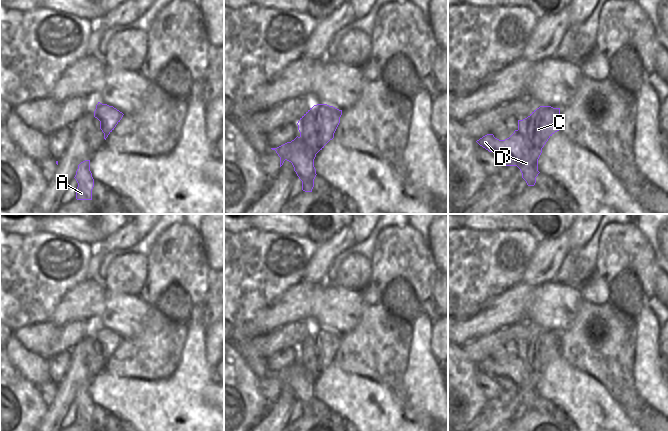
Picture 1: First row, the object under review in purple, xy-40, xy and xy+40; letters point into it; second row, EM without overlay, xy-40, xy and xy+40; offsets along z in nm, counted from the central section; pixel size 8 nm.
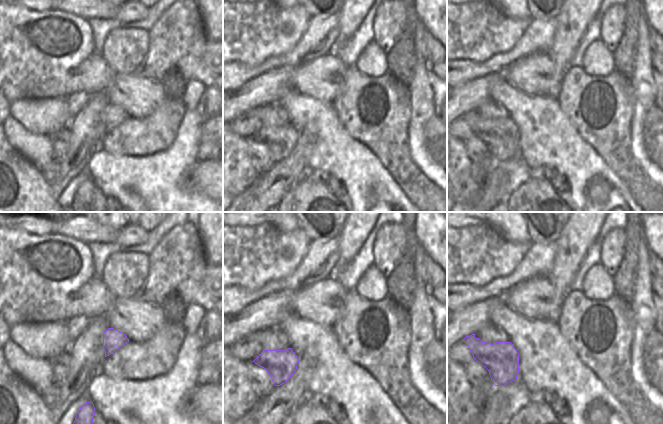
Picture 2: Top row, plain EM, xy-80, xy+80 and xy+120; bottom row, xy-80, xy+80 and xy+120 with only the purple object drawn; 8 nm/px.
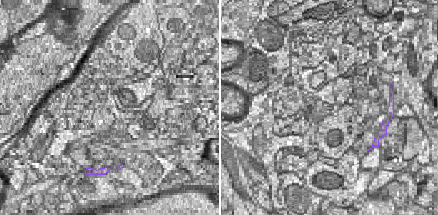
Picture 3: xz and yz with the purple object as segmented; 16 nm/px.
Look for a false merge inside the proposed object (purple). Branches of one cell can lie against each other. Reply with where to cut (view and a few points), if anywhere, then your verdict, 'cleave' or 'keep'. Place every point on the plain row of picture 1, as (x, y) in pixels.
cut xy+40 (518, 353), (535, 371), (541, 372); cleave

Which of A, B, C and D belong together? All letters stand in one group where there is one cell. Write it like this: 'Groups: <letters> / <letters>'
Groups: A B D / C.

